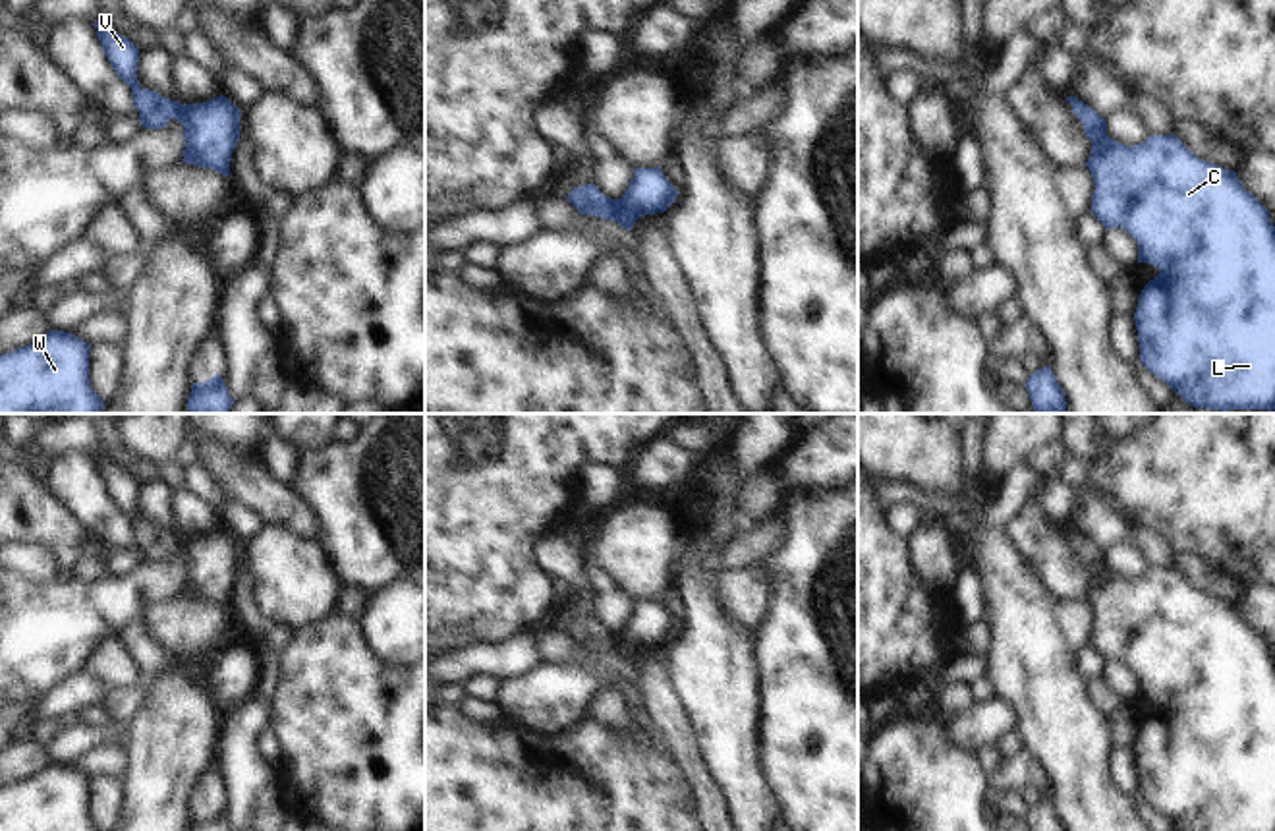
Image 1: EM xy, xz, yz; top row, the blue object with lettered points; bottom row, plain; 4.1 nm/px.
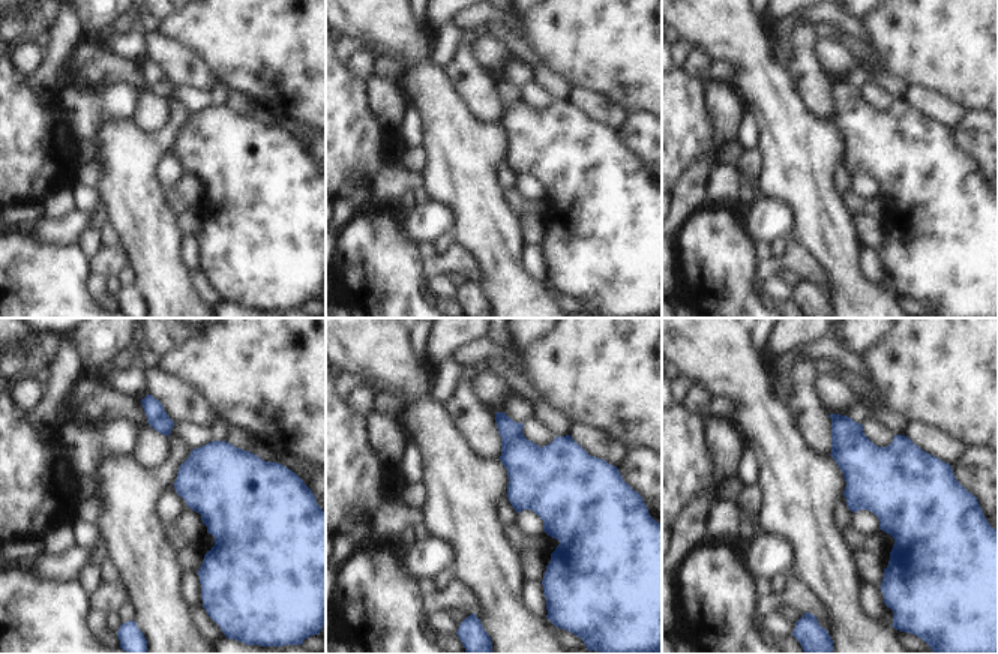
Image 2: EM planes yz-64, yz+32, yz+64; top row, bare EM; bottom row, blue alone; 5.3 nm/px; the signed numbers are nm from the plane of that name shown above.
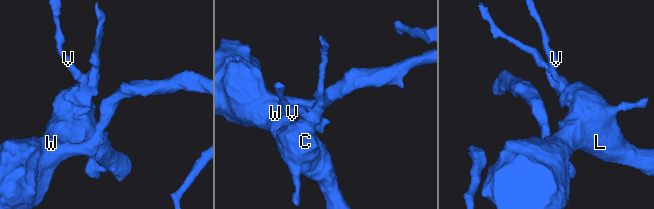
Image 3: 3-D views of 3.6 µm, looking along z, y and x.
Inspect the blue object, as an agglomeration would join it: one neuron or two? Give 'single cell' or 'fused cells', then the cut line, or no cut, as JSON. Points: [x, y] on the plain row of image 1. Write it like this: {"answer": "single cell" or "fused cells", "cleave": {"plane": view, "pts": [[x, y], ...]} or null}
{"answer": "single cell", "cleave": null}

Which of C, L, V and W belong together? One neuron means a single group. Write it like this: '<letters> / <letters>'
C L V W

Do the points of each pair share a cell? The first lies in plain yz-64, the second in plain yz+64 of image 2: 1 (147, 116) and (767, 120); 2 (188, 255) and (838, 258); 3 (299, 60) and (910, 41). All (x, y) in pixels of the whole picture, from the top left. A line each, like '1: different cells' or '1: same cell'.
1: different cells
2: different cells
3: same cell

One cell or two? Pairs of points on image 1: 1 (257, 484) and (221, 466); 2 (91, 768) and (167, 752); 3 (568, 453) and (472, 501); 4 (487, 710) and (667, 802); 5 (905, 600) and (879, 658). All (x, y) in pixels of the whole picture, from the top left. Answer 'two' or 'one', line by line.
1: one
2: two
3: one
4: two
5: one

